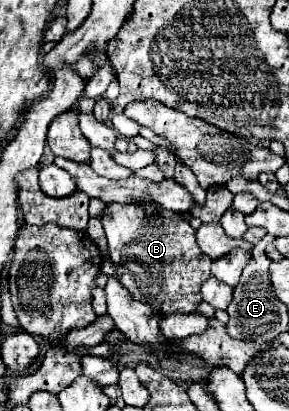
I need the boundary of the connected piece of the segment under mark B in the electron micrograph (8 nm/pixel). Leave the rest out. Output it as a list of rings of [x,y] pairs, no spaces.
[[[110,203],[102,215],[102,225],[108,237],[110,257],[116,265],[116,277],[118,281],[132,293],[136,301],[148,303],[154,311],[160,315],[168,313],[198,313],[198,305],[202,303],[202,297],[198,289],[202,287],[202,281],[210,277],[210,265],[212,259],[206,257],[196,243],[196,231],[190,227],[188,221],[182,221],[176,213],[170,213],[162,209],[160,205],[120,205]]]

